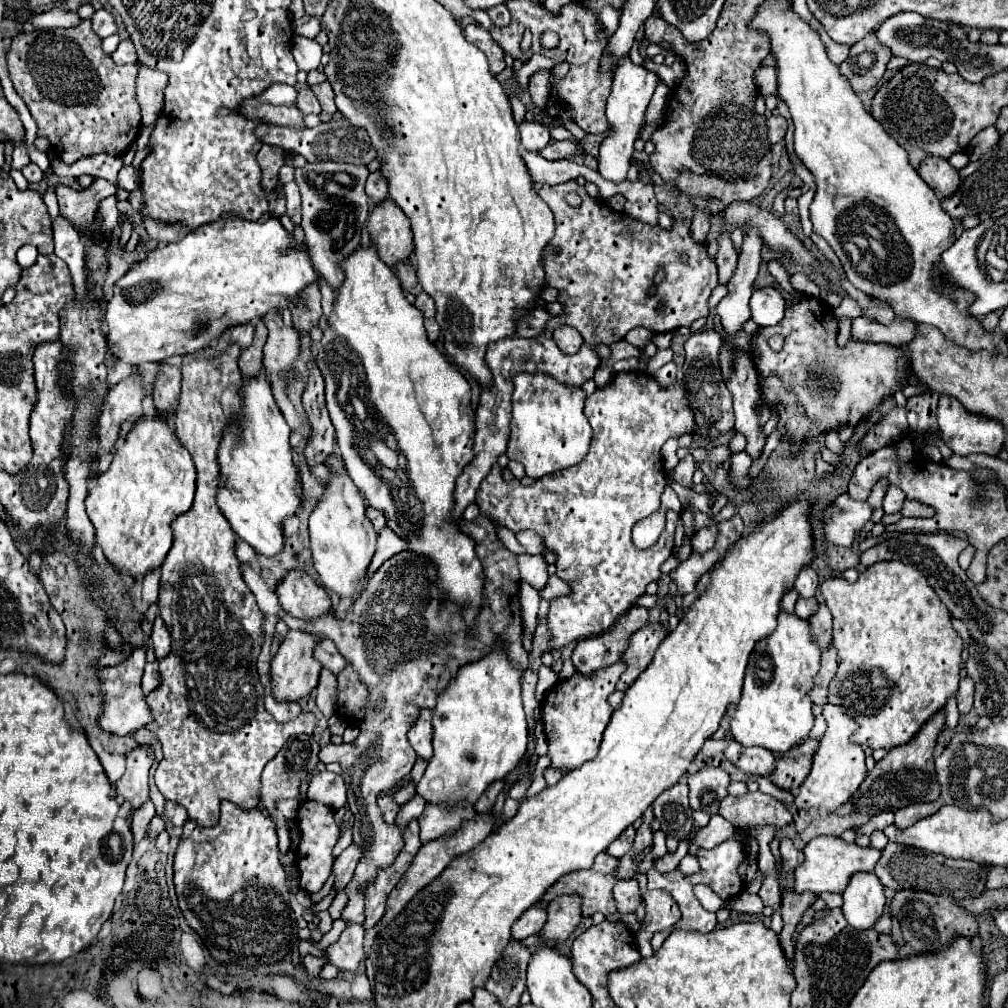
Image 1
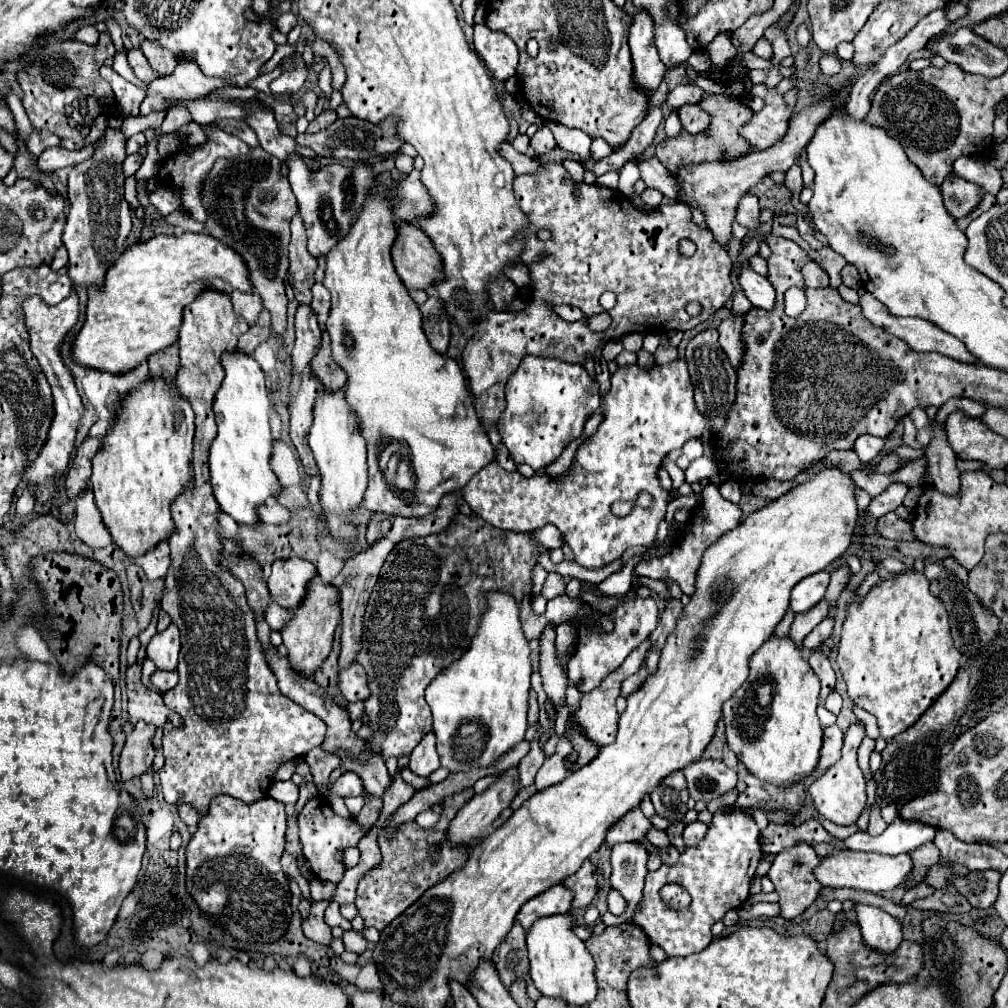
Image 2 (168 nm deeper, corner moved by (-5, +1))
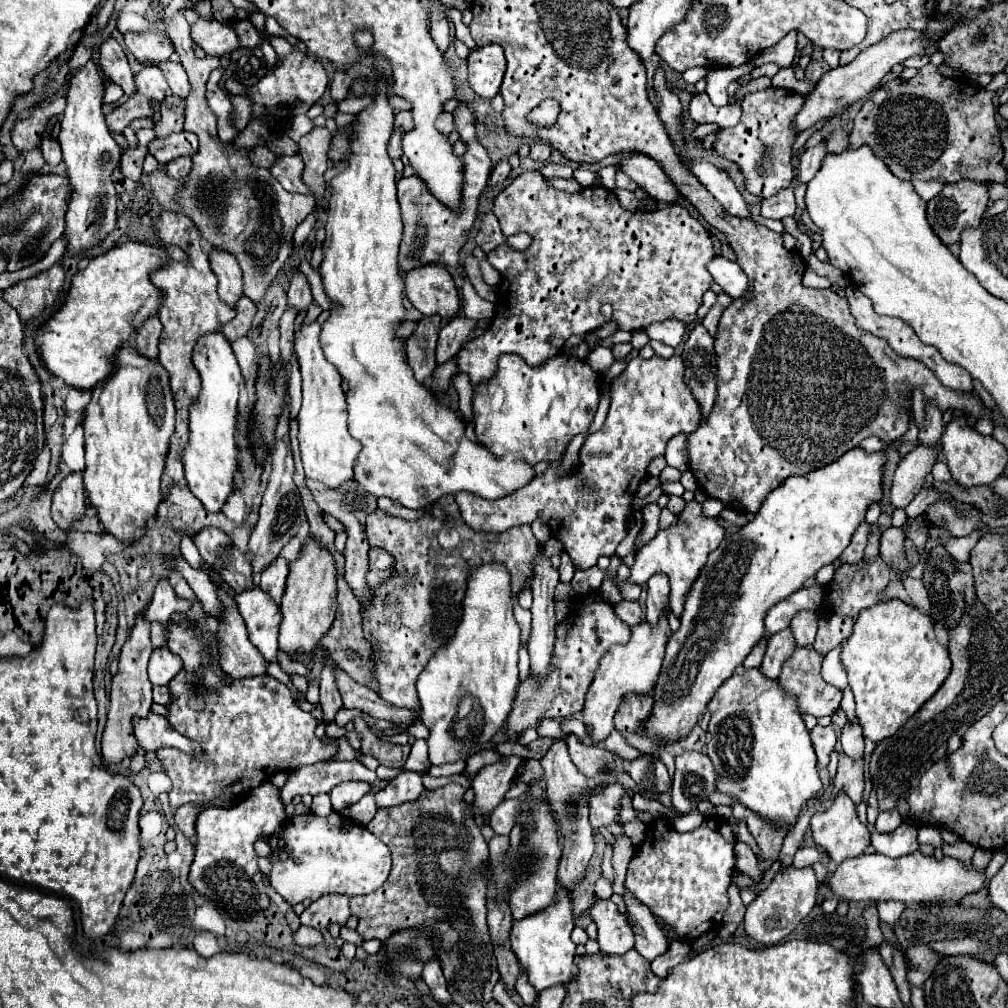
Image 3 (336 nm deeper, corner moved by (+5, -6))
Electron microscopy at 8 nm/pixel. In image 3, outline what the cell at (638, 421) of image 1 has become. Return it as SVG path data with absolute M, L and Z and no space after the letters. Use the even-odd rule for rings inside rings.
M655 355L647 361L641 357L631 359L627 369L611 383L609 415L605 425L585 439L577 471L557 477L559 461L553 461L551 467L529 485L495 501L465 491L457 493L461 517L473 531L485 533L503 533L515 525L541 519L565 545L577 569L593 567L601 555L611 557L627 535L629 505L639 483L647 477L649 461L663 455L673 435L689 435L699 427L701 411L683 375L683 359L677 355L669 359ZM607 515L611 521L607 521Z

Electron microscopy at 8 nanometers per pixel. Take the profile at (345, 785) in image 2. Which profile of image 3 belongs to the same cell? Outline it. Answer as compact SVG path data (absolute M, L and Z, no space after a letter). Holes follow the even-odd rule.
M363 781L341 783L329 793L331 795L331 805L333 805L335 811L343 811L343 809L351 807L353 803L357 803L369 791L371 791L371 783L363 783Z

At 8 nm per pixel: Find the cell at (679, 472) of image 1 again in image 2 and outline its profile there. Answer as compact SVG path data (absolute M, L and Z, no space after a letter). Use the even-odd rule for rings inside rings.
M697 438L697 440L689 440L681 450L683 450L683 454L679 456L677 466L679 466L681 470L687 470L687 466L689 466L695 458L699 458L699 456L703 454L703 444L701 444L699 438Z

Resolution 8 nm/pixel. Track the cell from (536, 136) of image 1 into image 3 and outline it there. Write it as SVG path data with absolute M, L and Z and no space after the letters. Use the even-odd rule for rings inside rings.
M535 143L535 145L531 145L531 155L529 157L539 161L539 163L547 163L549 157L551 157L551 145L547 145L547 143Z

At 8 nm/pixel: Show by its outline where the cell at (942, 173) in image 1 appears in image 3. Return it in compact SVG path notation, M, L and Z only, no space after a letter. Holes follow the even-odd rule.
M965 179L965 181L945 185L941 189L941 193L935 195L927 203L927 221L929 221L931 229L935 231L935 235L943 243L947 243L947 247L959 245L961 243L961 233L967 227L977 227L977 223L981 223L983 211L987 209L987 201L989 201L987 191L989 191L989 183L977 183L977 181Z

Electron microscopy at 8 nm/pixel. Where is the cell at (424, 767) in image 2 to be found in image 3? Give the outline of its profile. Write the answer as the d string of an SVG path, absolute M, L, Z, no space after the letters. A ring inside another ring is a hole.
M403 771L395 781L391 781L385 789L375 793L377 809L399 807L401 803L415 801L423 791L421 775L415 771Z

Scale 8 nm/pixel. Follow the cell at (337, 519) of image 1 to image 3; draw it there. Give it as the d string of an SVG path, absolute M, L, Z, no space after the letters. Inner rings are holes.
M301 323L295 331L295 355L299 361L301 377L303 377L303 407L299 411L299 449L301 461L305 467L305 477L321 481L327 487L339 487L345 481L353 479L355 459L361 451L361 443L353 439L347 431L347 403L345 393L341 389L339 371L325 359L323 349L319 345L321 325Z

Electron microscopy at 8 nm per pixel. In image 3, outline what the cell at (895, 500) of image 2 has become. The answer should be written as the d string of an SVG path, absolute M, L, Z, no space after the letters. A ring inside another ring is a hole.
M917 445L913 451L909 451L903 461L899 463L891 487L891 503L897 509L905 509L911 499L919 493L921 485L925 483L925 477L931 473L935 461L939 459L941 447L925 447Z

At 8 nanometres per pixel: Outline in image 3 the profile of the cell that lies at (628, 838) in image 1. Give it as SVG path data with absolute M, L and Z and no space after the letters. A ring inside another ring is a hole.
M607 783L605 787L593 791L593 795L589 797L589 821L593 829L615 823L615 815L619 813L619 803L623 795L625 789L619 783Z

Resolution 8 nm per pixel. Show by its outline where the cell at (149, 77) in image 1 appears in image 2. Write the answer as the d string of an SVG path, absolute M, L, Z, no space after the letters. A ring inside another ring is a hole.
M147 40L141 42L141 50L143 50L143 54L147 56L151 68L153 68L159 76L173 74L175 66L177 66L177 60L175 60L175 56L173 56L169 50L165 50L163 46L159 46L157 42L147 42Z

